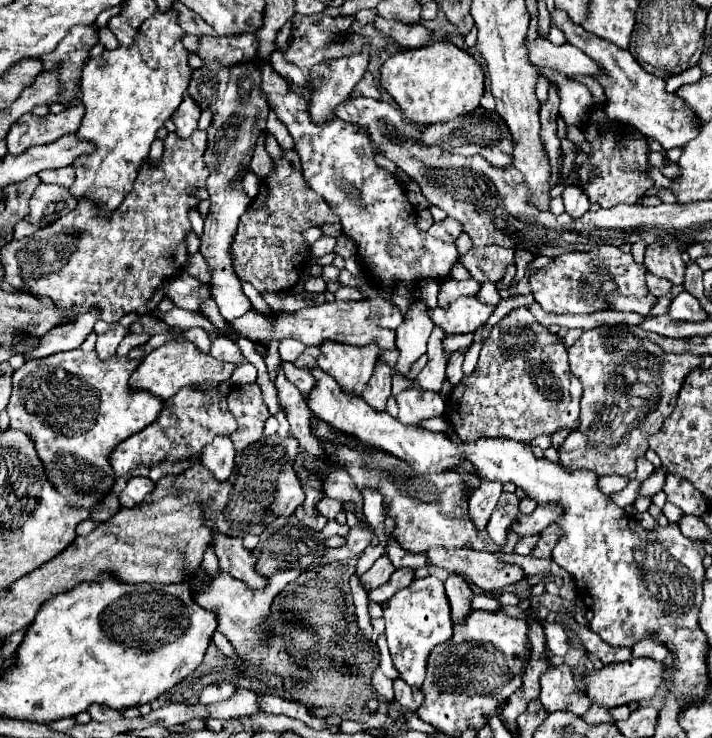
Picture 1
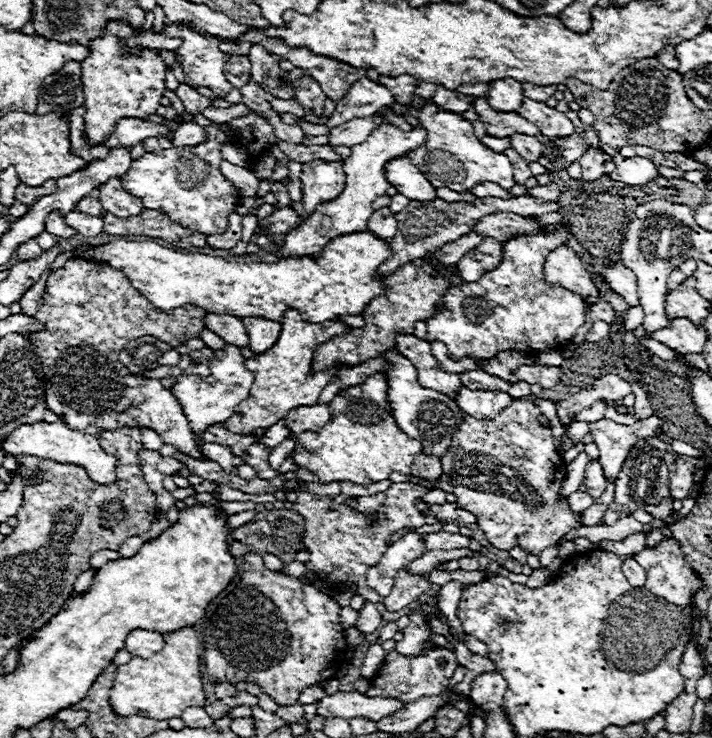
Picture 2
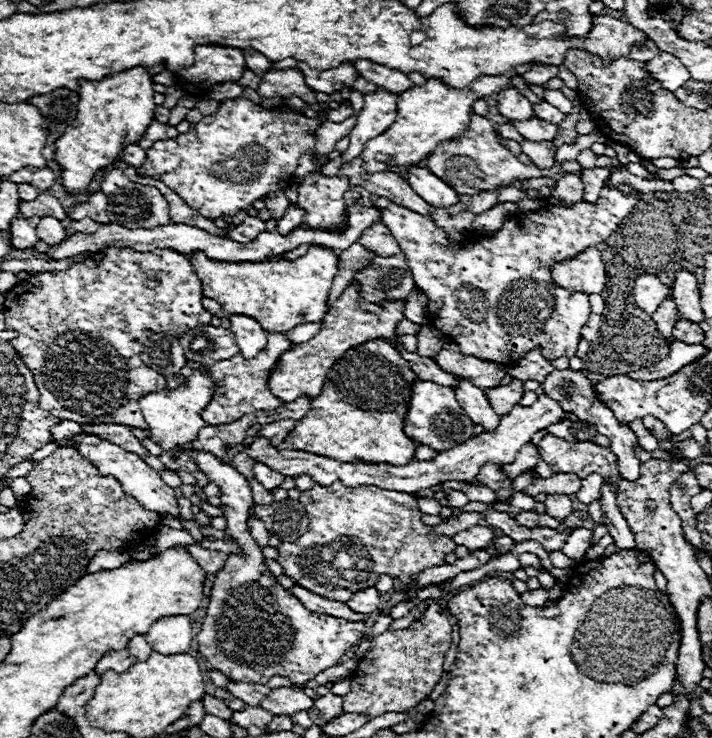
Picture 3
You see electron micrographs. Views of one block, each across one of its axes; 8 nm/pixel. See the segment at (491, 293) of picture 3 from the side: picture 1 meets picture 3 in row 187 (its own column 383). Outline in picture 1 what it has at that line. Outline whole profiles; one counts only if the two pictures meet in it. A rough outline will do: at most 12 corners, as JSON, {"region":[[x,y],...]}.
{"region":[[436,576],[416,578],[384,608],[388,648],[420,688],[430,650],[452,636]]}

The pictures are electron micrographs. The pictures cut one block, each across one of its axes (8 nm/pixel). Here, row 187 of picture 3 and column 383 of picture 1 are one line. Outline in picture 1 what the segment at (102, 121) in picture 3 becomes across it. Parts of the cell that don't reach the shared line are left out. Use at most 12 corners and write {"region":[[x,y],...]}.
{"region":[[452,42],[402,50],[380,84],[410,122],[474,112],[484,72]]}

